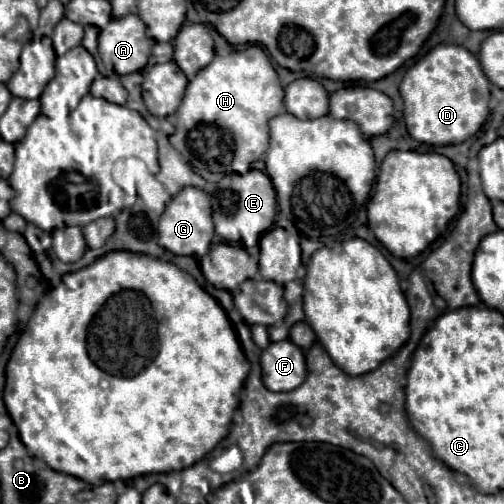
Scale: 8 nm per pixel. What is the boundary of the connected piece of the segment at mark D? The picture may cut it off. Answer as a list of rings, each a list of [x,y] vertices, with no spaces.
[[[437,45],[435,49],[431,49],[405,73],[405,77],[399,85],[399,93],[401,93],[403,105],[405,105],[403,119],[405,119],[409,135],[415,141],[437,145],[437,147],[453,145],[453,143],[461,143],[461,141],[469,139],[471,135],[475,135],[481,129],[481,125],[485,123],[485,119],[489,115],[489,97],[491,97],[489,81],[481,69],[477,57],[461,45]]]

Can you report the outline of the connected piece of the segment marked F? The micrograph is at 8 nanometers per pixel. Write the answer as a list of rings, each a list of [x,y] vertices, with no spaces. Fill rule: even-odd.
[[[289,339],[271,343],[261,353],[263,383],[269,391],[291,391],[297,389],[307,375],[305,355]]]

